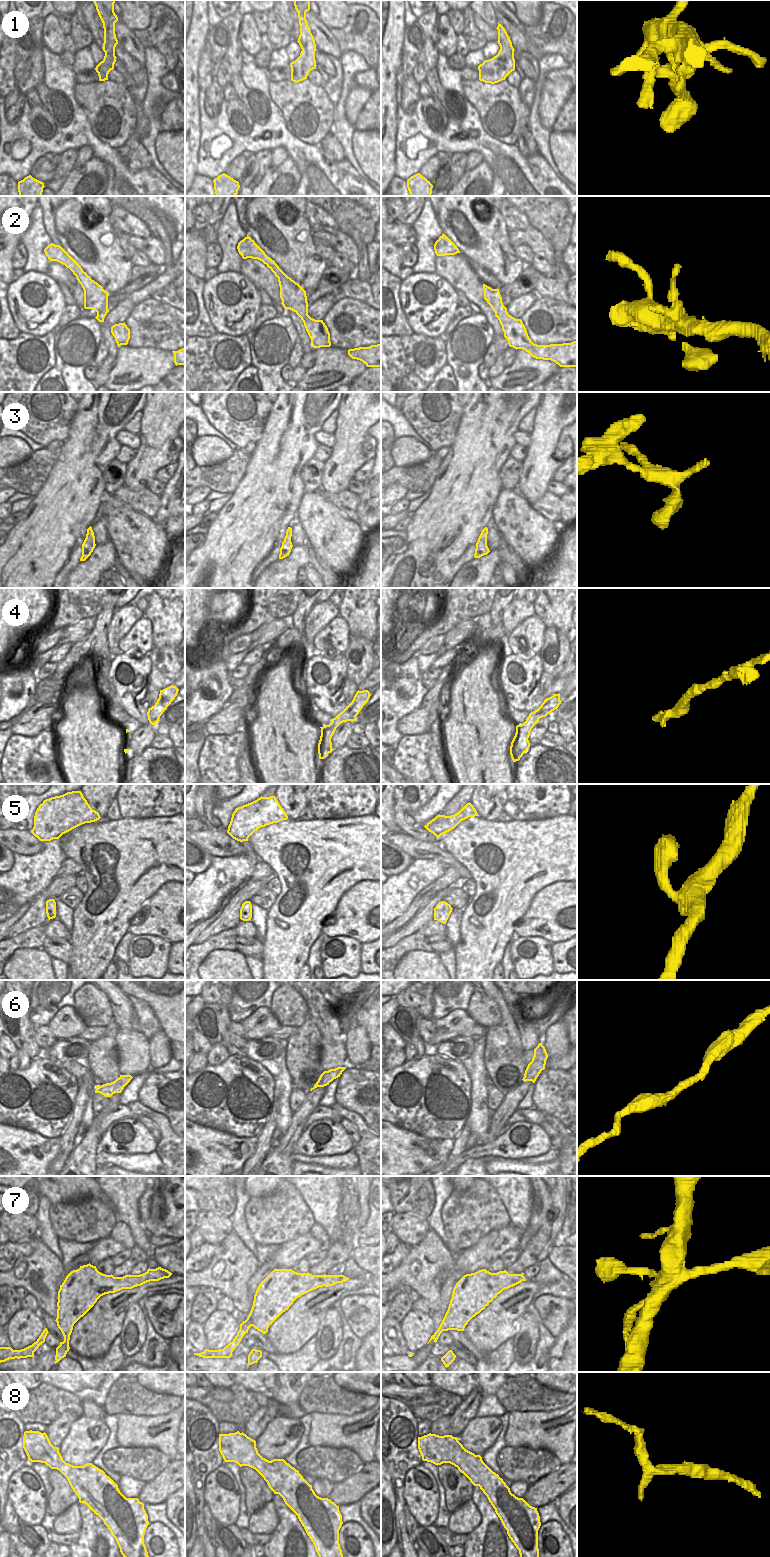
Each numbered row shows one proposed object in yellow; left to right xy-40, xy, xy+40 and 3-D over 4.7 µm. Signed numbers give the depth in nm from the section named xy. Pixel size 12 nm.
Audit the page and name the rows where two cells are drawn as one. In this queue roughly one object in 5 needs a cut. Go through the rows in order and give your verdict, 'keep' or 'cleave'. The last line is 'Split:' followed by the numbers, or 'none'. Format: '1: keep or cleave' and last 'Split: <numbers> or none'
1: keep
2: keep
3: keep
4: keep
5: keep
6: keep
7: keep
8: keep
Split: none

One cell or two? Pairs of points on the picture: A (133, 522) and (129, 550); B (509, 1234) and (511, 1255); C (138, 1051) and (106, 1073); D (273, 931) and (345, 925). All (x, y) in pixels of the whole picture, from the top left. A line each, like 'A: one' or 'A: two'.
A: one
B: two
C: two
D: two

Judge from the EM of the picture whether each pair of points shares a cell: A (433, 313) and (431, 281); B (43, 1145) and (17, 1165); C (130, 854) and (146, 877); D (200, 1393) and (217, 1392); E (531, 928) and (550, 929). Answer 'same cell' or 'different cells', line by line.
A: same cell
B: same cell
C: same cell
D: same cell
E: same cell

